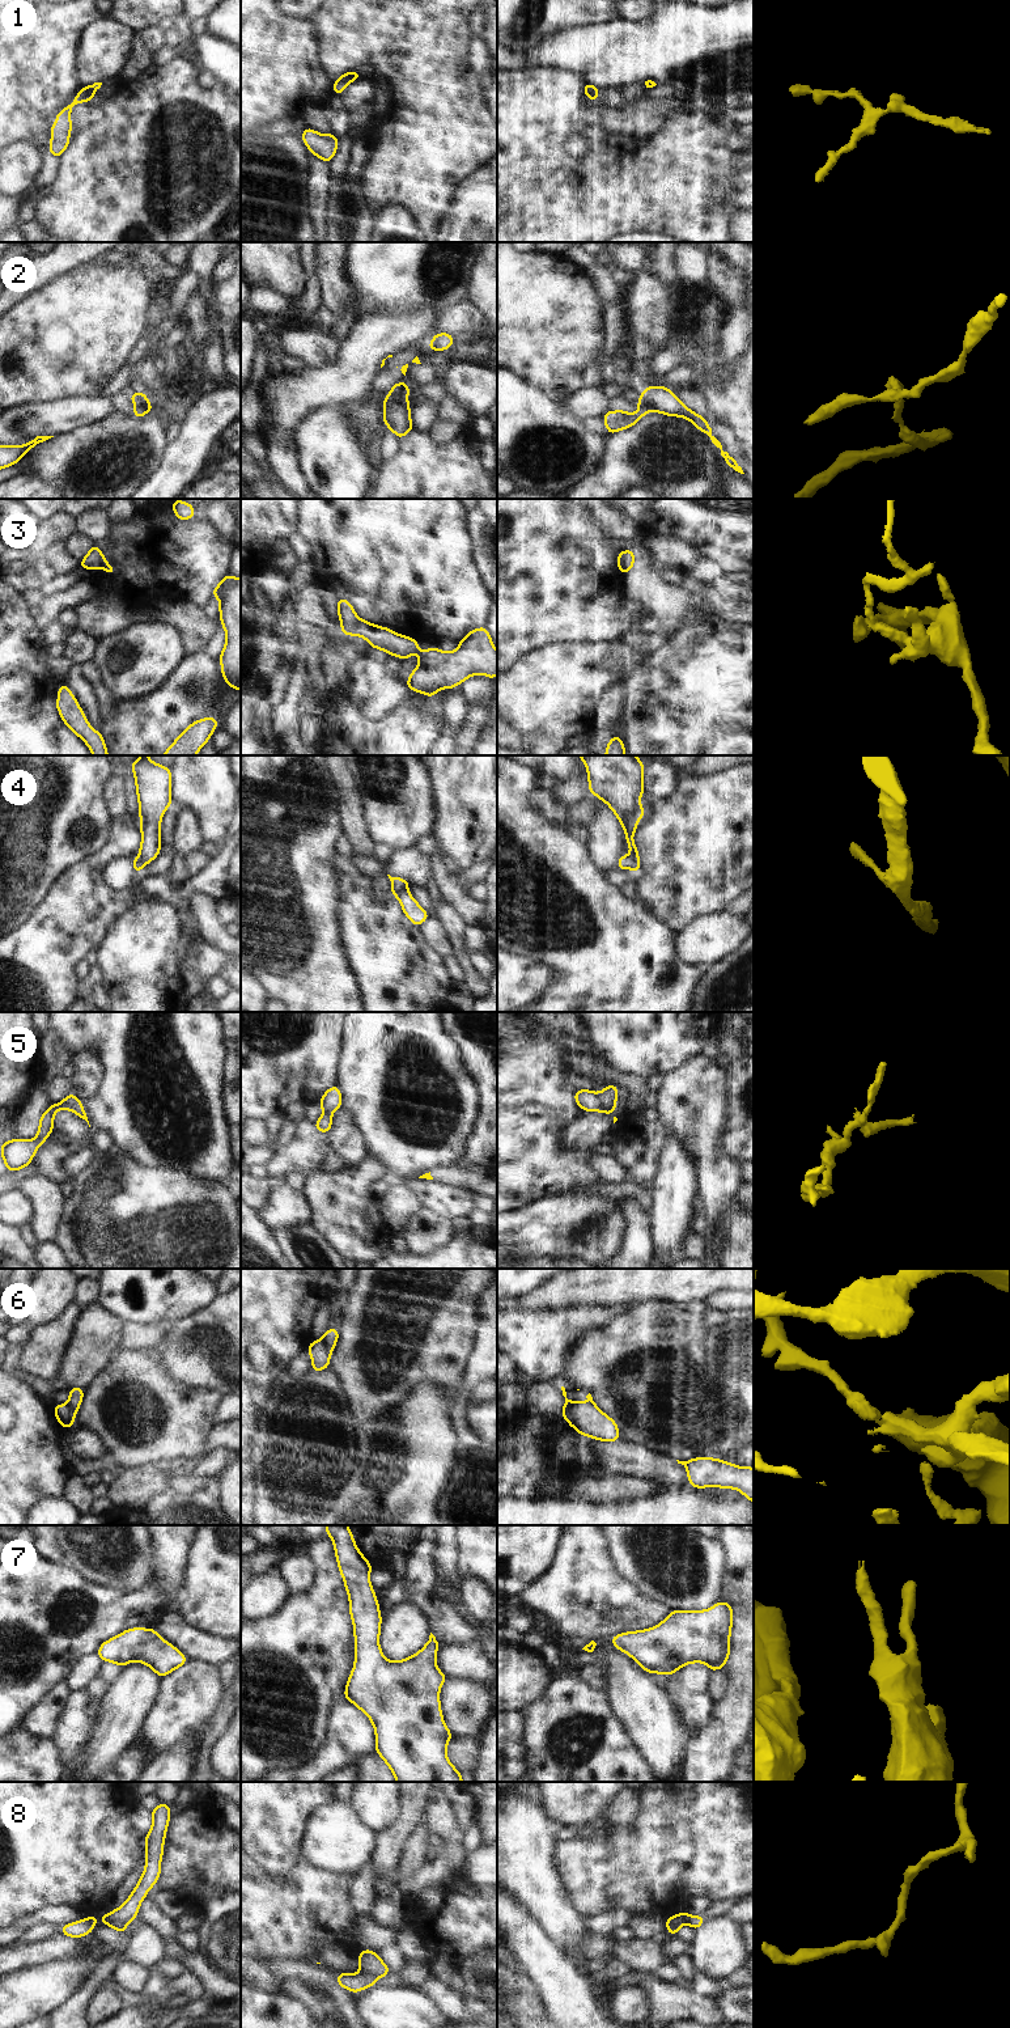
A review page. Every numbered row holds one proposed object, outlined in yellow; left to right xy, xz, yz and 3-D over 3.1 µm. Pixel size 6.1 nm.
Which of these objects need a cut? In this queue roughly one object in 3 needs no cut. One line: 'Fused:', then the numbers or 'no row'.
Fused: 2, 3, 4, 5, 6, 8

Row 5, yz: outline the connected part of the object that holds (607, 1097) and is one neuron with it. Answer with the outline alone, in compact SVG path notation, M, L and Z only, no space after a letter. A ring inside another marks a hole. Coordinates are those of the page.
M608 1084L598 1093L599 1109L598 1112L612 1114L616 1109L618 1085Z

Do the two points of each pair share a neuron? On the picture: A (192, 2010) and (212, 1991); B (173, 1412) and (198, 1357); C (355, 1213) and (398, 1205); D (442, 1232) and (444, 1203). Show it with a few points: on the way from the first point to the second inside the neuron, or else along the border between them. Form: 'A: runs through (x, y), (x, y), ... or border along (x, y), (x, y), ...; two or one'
A: runs through (198, 2007), (208, 1997); one
B: border along (161, 1364), (173, 1383), (215, 1392); two
C: border along (377, 1198), (380, 1218), (389, 1233); two
D: border along (423, 1206), (450, 1219); two

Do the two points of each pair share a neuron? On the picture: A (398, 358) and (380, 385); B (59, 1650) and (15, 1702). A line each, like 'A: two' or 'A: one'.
A: one
B: one

